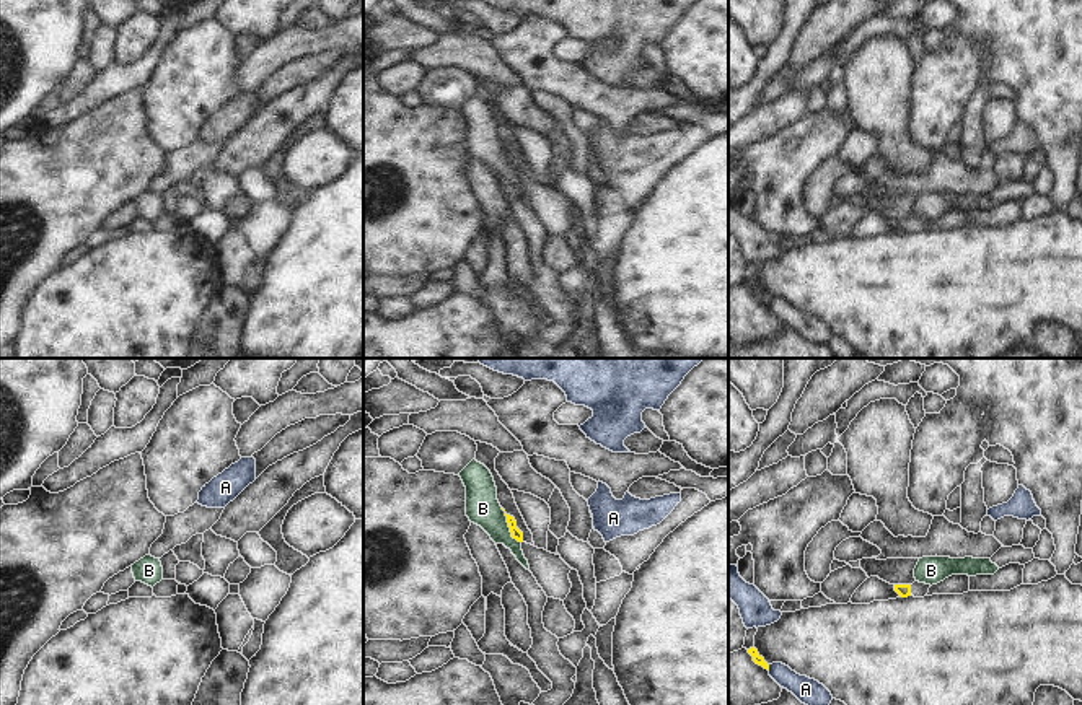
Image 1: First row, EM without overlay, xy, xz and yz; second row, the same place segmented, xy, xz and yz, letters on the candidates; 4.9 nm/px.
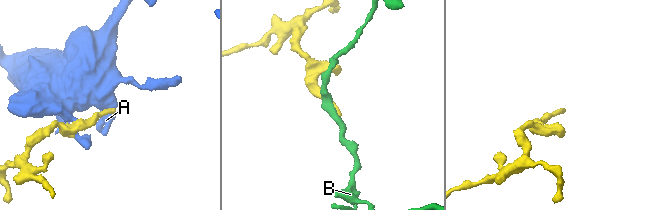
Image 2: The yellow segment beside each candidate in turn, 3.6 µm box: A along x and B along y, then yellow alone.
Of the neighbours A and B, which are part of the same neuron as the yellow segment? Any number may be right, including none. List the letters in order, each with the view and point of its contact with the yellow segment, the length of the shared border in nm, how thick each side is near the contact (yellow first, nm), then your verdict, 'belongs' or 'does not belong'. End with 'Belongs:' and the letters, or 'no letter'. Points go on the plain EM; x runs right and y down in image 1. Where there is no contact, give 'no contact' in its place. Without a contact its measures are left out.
A: contact yz (768, 303); length 30 nm; calibres 50 and 130 nm; does not belong
B: contact xz (509, 162); length 200 nm; calibres 50 and 170 nm; does not belong
Belongs: no letter

